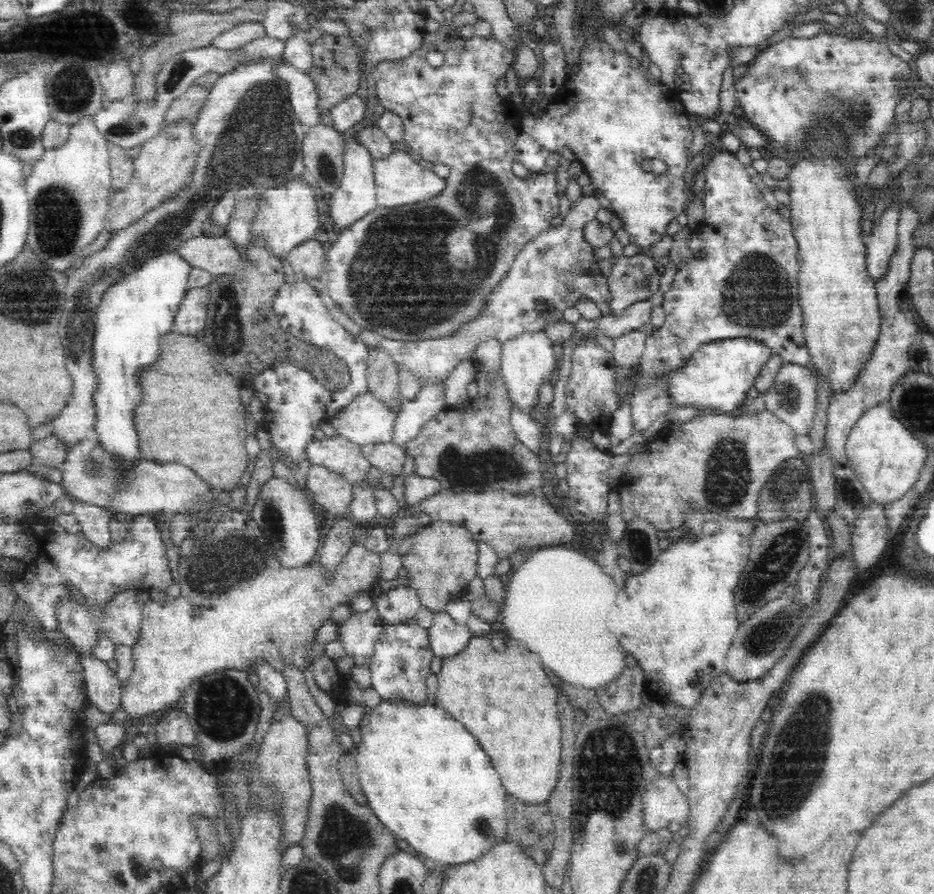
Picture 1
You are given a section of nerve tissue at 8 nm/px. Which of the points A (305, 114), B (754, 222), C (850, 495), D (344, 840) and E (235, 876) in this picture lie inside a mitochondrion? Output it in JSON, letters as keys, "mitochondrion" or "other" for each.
{"A":"mitochondrion","B":"other","C":"mitochondrion","D":"mitochondrion","E":"other"}

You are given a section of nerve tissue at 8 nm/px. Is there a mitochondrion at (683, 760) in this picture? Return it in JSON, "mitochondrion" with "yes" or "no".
{"mitochondrion":"no"}

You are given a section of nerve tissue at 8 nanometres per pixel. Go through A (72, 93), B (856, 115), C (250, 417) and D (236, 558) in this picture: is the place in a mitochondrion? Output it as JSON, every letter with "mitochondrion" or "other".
{"A":"mitochondrion","B":"mitochondrion","C":"other","D":"mitochondrion"}

